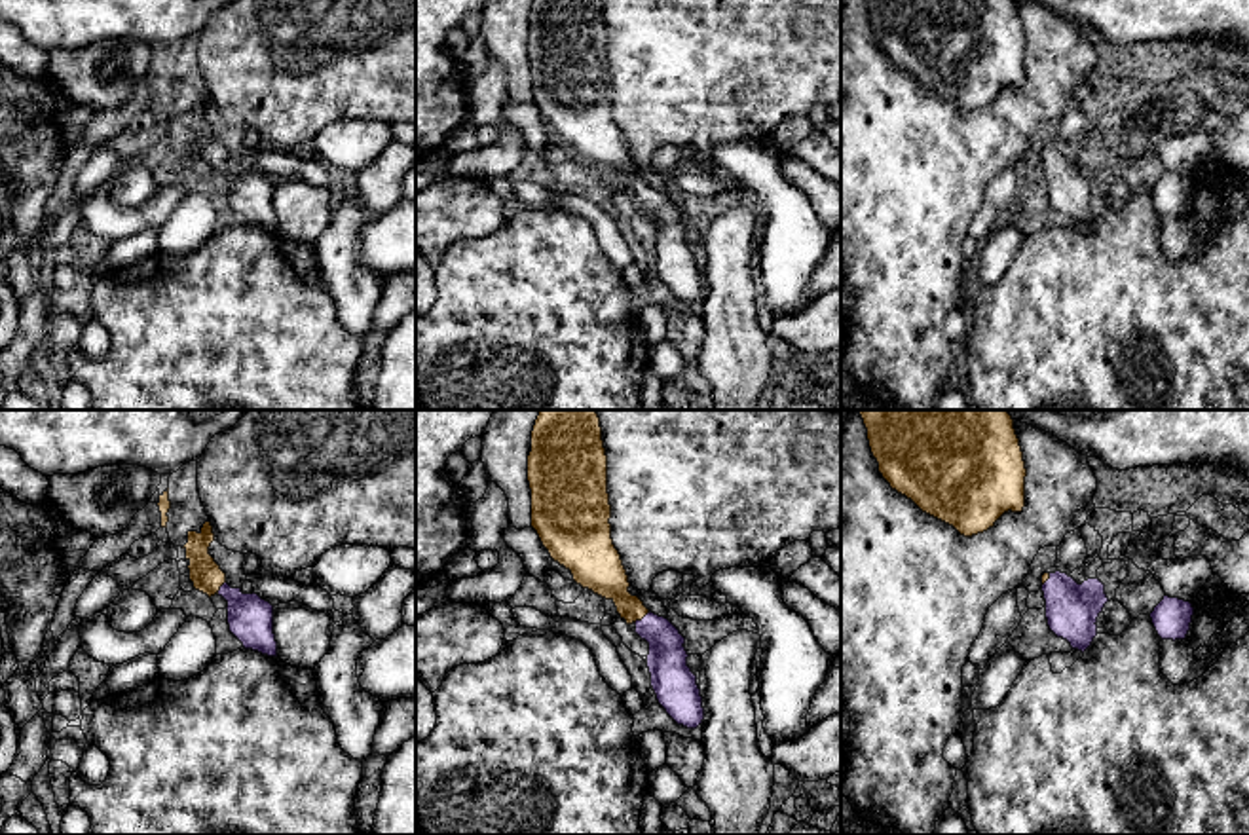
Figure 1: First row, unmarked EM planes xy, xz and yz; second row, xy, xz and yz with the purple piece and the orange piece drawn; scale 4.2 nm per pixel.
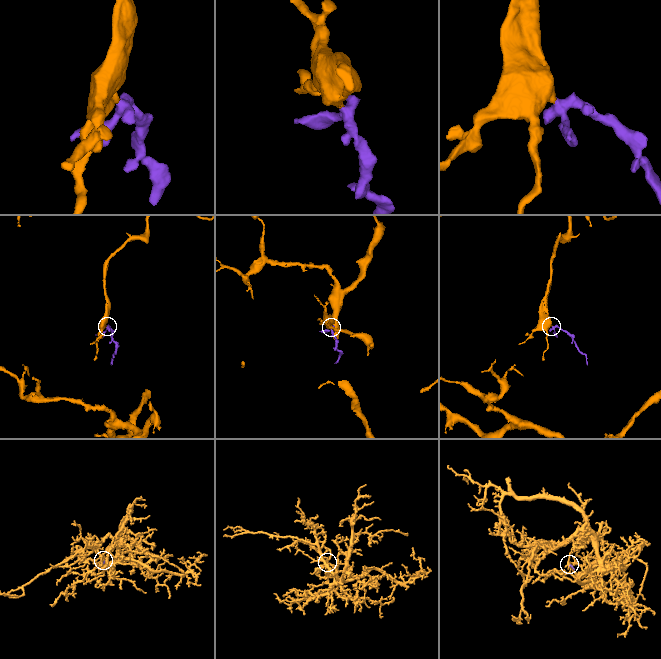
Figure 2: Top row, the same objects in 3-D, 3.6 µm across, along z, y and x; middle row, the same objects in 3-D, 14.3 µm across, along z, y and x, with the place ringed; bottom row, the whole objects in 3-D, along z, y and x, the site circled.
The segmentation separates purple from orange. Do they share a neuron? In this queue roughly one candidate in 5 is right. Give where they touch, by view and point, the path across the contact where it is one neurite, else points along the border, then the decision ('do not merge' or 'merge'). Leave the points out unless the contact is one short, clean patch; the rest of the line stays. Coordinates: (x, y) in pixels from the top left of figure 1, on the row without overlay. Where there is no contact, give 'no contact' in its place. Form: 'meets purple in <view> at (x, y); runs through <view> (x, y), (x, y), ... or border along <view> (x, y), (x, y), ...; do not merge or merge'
meets purple in xz at (644, 192); runs through xz (667, 236), (665, 215), (644, 192), (619, 169), (604, 148); merge

